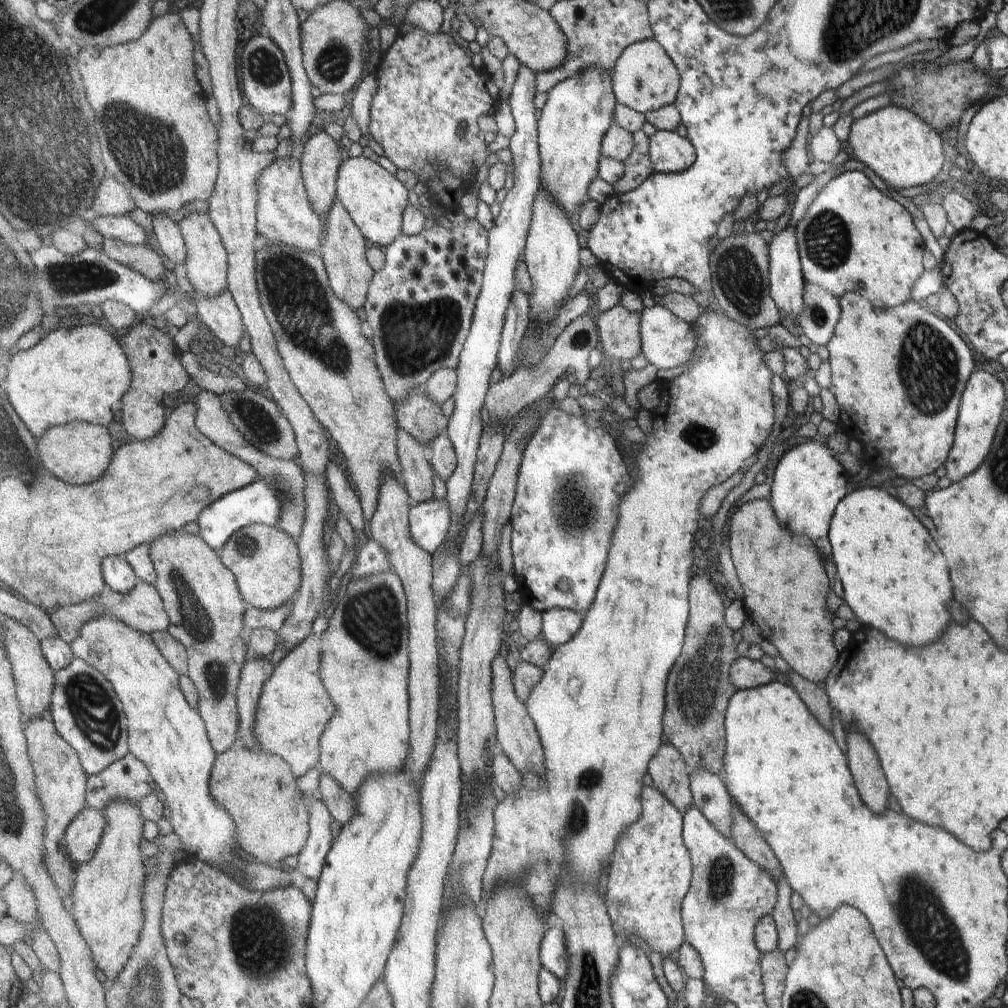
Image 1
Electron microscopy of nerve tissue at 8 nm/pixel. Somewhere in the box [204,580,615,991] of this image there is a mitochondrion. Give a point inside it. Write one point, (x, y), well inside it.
(262, 940)

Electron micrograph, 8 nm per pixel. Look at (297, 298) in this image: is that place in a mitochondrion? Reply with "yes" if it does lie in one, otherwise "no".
yes

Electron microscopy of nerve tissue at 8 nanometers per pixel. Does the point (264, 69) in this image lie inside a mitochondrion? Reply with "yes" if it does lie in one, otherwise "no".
yes

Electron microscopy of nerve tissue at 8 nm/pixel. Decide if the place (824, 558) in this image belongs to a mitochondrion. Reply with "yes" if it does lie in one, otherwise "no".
no

